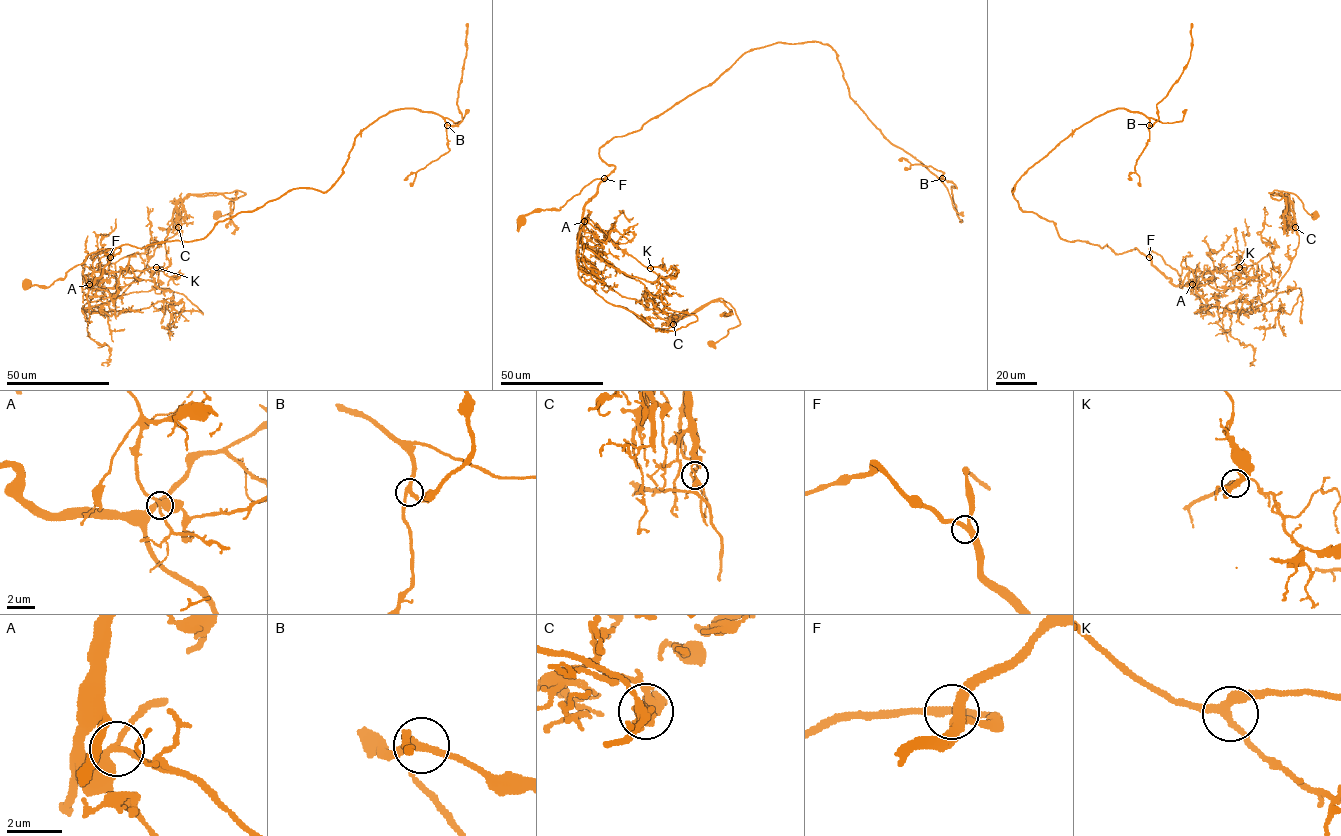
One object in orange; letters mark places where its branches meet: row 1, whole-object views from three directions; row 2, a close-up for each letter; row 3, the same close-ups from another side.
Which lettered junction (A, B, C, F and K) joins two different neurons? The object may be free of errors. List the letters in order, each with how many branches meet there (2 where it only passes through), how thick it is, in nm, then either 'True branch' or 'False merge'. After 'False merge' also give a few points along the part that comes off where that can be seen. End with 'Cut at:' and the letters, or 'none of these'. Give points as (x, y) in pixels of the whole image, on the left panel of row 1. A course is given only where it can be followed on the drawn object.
A: Branches: 3. Thickness 240 nm. True branch
B: Branches: 3. Thickness 260 nm. True branch
C: Branches: 3. Thickness 150 nm. False merge. Course of the part to remove: (179, 227), (179, 207), (188, 195), (235, 190), (246, 194), (233, 200), (231, 212), (213, 218)
F: Branches: 3. Thickness 320 nm. True branch
K: Branches: 3. Thickness 280 nm. True branch
Cut at: C

